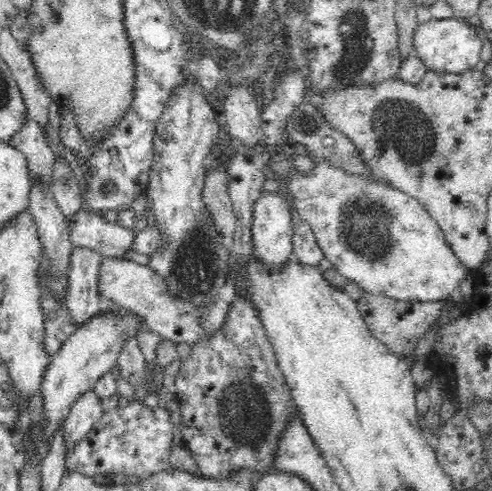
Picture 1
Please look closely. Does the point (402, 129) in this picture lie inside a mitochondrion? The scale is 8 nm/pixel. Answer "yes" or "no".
yes

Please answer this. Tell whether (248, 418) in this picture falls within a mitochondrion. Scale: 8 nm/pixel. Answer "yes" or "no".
yes

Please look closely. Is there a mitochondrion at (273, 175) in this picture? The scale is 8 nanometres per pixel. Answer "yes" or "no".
no

